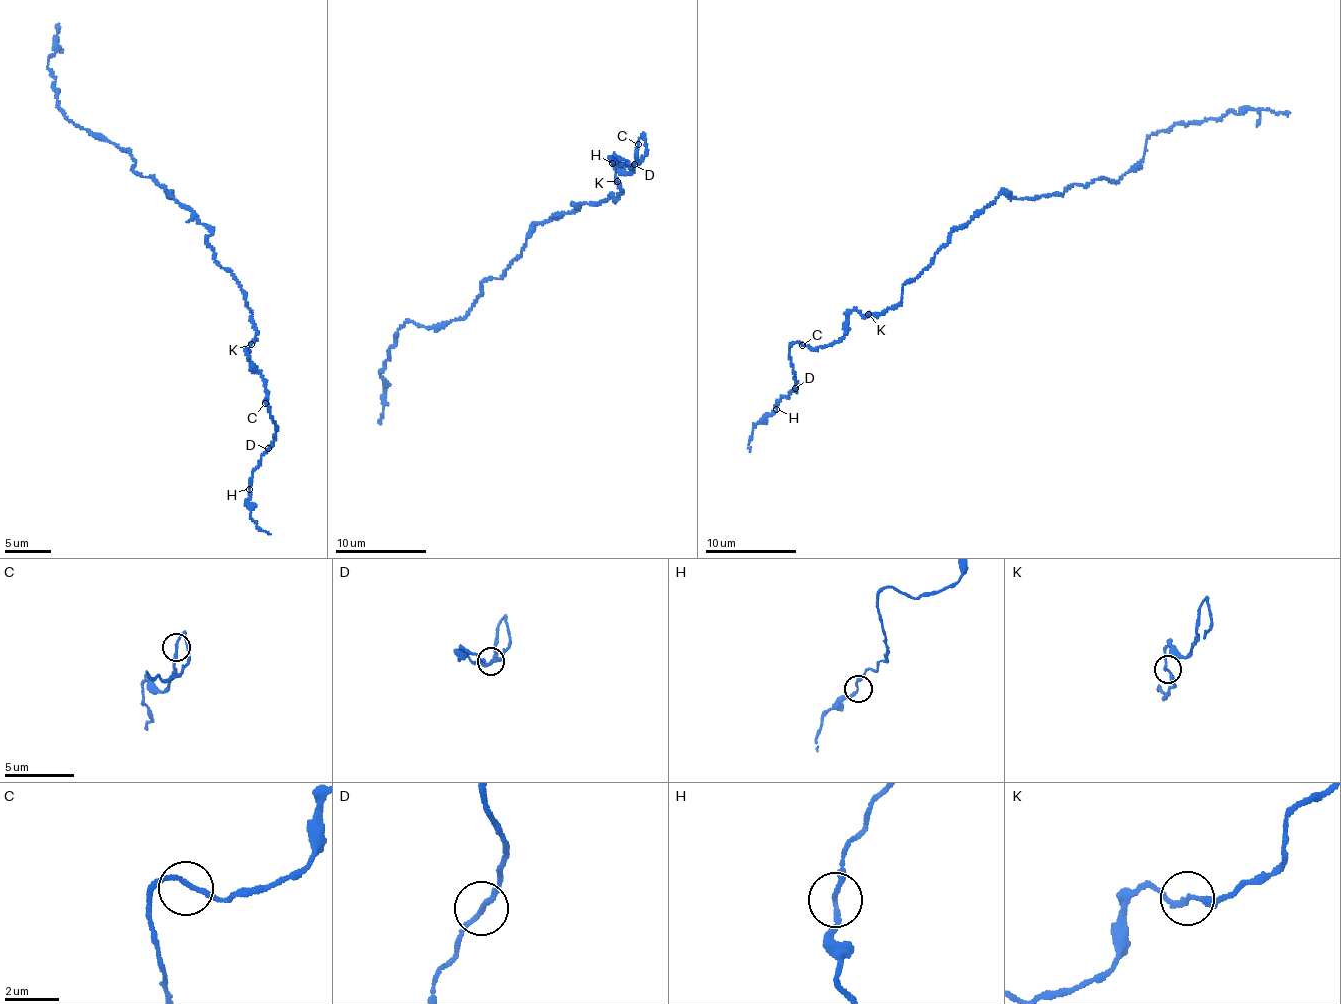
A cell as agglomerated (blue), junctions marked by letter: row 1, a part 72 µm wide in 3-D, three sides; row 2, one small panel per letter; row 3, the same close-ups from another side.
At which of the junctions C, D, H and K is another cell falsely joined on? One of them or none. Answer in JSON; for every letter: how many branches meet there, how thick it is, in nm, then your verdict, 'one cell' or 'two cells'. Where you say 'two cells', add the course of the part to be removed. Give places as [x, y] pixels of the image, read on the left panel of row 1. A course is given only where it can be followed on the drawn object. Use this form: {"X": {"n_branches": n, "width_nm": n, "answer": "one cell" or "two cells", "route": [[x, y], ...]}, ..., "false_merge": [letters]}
{"C": {"n_branches": 2, "width_nm": 170, "answer": "one cell"}, "D": {"n_branches": 2, "width_nm": 190, "answer": "one cell"}, "H": {"n_branches": 2, "width_nm": 170, "answer": "one cell"}, "K": {"n_branches": 2, "width_nm": 180, "answer": "one cell"}, "false_merge": []}

